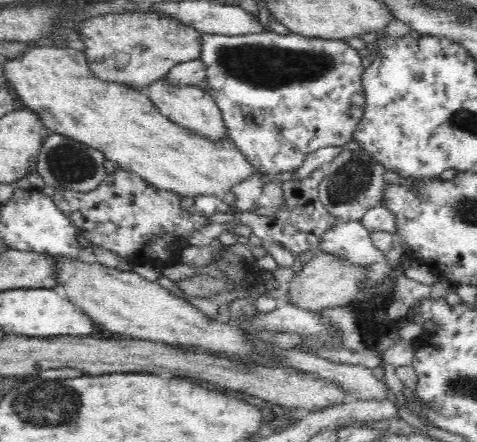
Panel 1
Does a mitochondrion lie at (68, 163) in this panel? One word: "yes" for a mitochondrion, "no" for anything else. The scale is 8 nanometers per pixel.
yes

